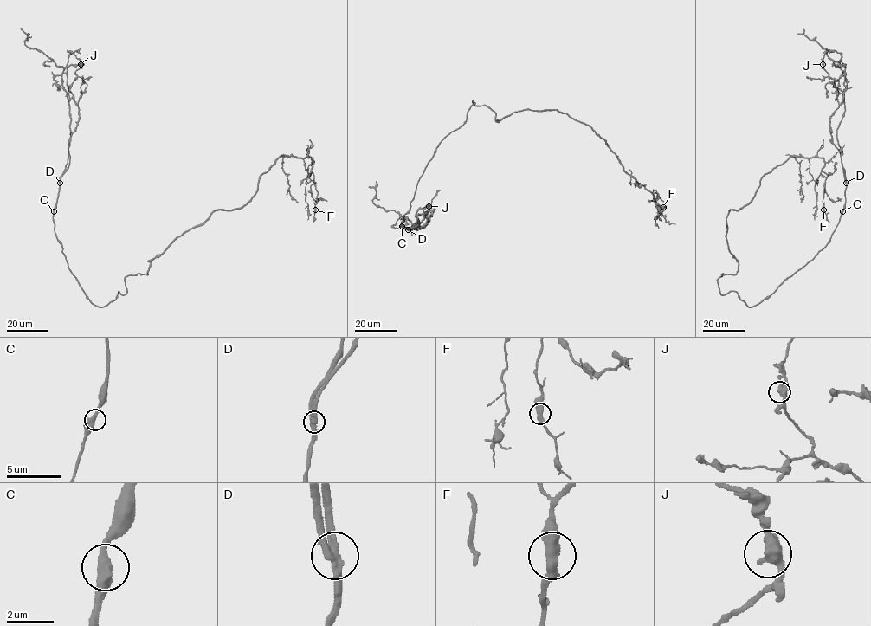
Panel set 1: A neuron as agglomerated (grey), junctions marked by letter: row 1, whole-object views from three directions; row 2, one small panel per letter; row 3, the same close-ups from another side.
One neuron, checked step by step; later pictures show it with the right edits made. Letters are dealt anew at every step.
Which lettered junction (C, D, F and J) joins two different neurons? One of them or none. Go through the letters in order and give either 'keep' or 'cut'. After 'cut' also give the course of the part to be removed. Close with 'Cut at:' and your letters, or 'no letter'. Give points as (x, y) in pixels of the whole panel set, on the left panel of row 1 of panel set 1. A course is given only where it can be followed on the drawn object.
C: keep
D: cut | (60, 183), (69, 162), (70, 137), (63, 67), (27, 46), (28, 35), (21, 28)
F: keep
J: keep
Cut at: D

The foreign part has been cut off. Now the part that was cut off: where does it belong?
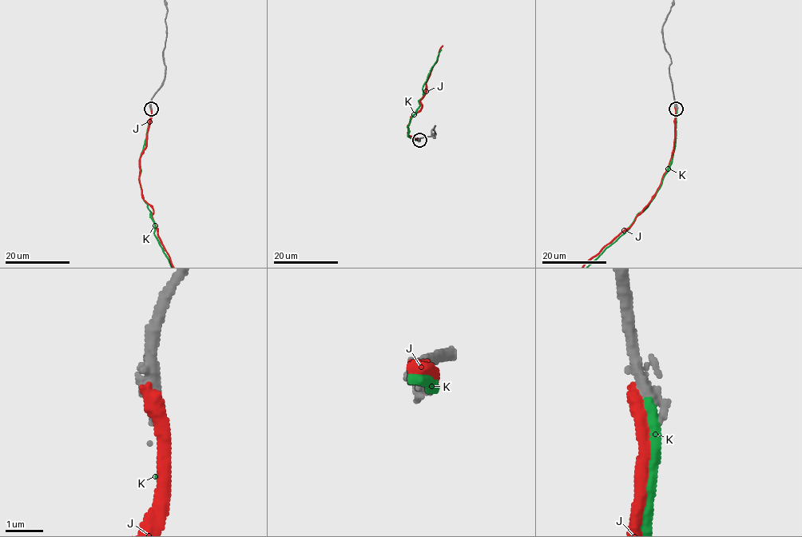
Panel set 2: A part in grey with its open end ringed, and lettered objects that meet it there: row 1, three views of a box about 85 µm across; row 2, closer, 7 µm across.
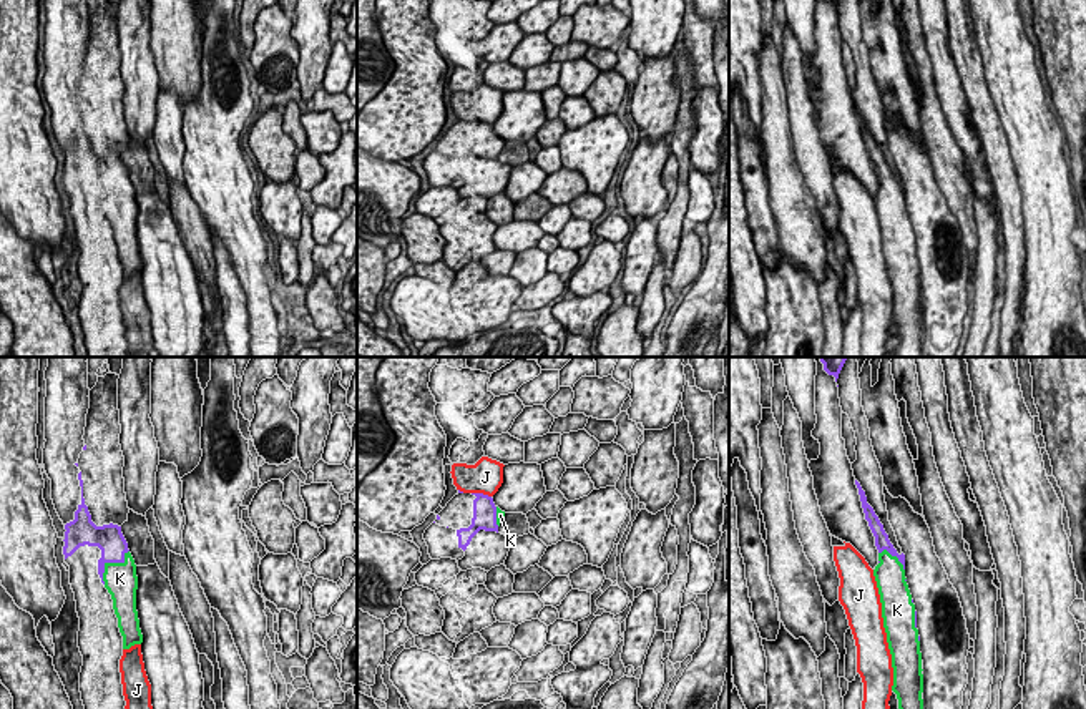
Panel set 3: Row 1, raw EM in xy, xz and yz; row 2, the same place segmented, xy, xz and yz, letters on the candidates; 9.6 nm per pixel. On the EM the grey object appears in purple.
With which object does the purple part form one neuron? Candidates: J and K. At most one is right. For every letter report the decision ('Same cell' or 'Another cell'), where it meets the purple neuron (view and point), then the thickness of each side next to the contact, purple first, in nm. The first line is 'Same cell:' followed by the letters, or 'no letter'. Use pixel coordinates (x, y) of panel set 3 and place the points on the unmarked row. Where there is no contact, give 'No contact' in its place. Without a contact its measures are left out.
Same cell: K
J: Another cell. Touches purple at xz (482, 122). Thickness 220 nm (purple) against 320 nm
K: Same cell. Touches purple at xy (110, 190). Thickness 280 nm (purple) against 320 nm

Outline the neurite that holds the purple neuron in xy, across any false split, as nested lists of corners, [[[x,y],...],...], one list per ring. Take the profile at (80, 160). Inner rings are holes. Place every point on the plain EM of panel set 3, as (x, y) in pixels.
[[[81,100],[78,101],[78,108],[80,108],[80,115],[81,115],[81,131],[78,133],[78,138],[75,139],[75,148],[65,153],[65,174],[63,174],[63,183],[65,188],[68,184],[71,184],[80,174],[98,174],[101,178],[101,186],[98,188],[98,203],[101,206],[101,211],[105,213],[105,216],[108,218],[108,221],[111,222],[113,227],[113,237],[115,242],[118,246],[118,256],[120,261],[123,264],[123,277],[130,277],[135,272],[141,272],[143,271],[143,262],[139,257],[139,247],[138,247],[138,239],[136,239],[136,218],[138,218],[138,204],[136,204],[136,193],[135,188],[128,178],[128,171],[121,161],[121,154],[118,153],[103,153],[103,154],[96,154],[91,149],[91,143],[88,139],[88,134],[85,133],[85,126],[83,126],[83,108],[81,108]]]

